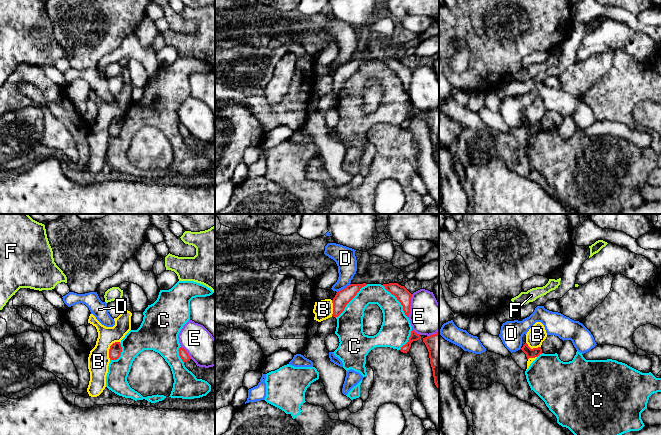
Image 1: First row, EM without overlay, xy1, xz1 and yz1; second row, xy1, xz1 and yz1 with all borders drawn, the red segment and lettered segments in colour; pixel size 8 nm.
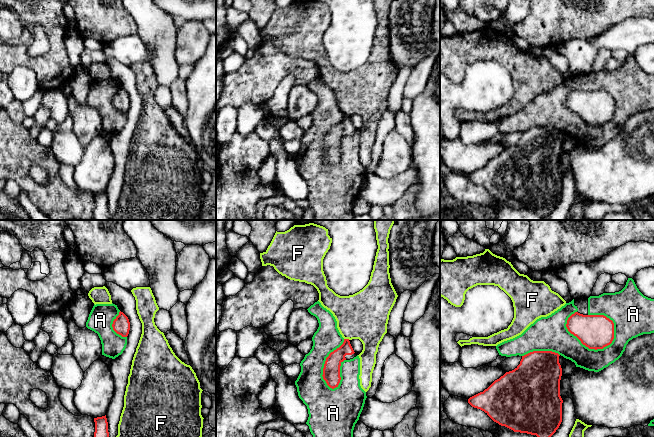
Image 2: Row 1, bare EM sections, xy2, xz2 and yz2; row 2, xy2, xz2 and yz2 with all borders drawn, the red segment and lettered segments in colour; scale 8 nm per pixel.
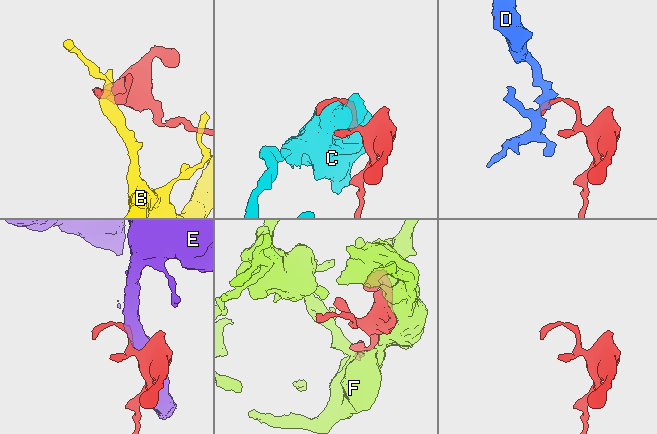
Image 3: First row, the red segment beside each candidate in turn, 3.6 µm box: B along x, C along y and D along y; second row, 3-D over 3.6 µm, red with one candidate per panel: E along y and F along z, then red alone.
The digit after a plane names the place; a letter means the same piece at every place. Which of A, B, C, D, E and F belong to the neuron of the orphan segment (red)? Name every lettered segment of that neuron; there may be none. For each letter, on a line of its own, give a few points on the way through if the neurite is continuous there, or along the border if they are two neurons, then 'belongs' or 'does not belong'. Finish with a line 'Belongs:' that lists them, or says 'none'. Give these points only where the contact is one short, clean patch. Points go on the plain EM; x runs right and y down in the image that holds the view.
A: does not belong
B: border along xy1 (119, 117), (115, 117), (110, 122), (109, 135); does not belong
C: does not belong
D: border along xz1 (350, 60), (337, 68); does not belong
E: does not belong
F: does not belong
Belongs: none

